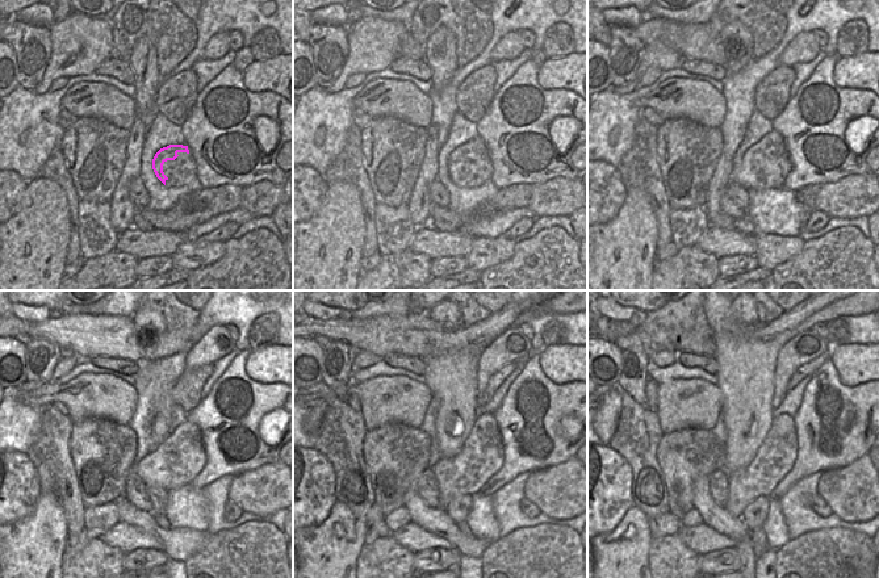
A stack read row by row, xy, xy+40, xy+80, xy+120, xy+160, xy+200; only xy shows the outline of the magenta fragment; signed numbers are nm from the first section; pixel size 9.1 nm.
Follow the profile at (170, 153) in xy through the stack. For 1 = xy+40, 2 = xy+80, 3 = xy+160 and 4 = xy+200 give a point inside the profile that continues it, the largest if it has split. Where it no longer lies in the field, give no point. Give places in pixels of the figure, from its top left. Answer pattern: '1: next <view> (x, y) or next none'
1: next xy+40 (463, 153)
2: next xy+80 (743, 175)
3: next xy+160 (448, 474)
4: next xy+200 (743, 491)

